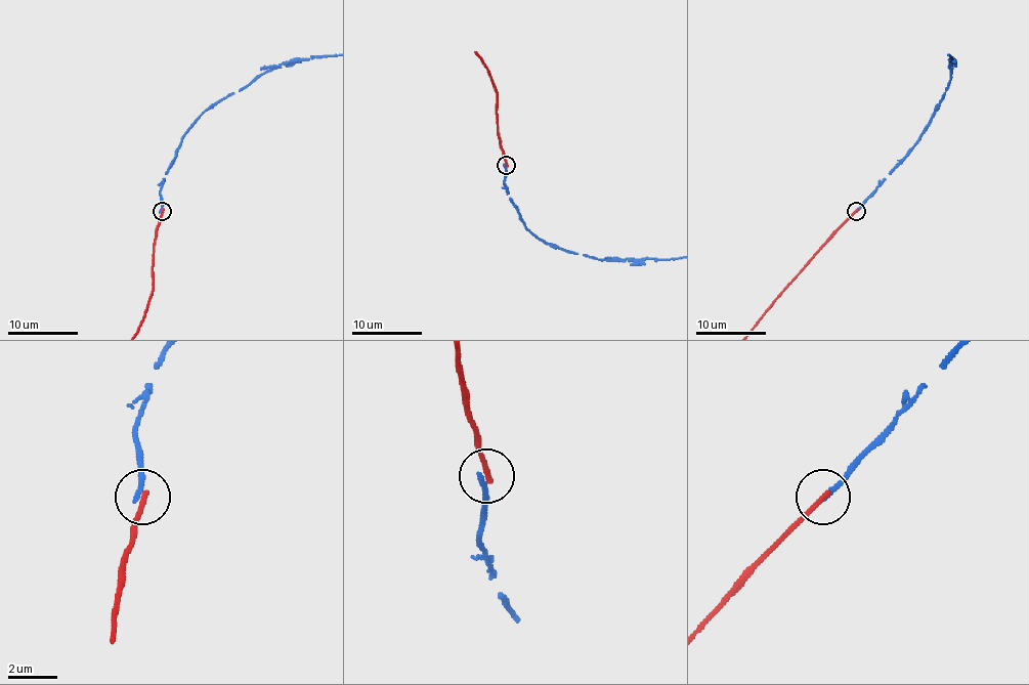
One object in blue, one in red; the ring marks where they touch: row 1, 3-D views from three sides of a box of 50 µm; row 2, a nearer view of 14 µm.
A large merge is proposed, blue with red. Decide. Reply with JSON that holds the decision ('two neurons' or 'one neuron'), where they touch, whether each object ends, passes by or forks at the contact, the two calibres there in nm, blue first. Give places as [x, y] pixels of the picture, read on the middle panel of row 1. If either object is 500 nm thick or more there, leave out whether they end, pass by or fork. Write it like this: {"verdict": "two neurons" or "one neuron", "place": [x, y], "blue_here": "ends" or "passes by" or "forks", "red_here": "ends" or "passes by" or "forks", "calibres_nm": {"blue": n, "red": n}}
{"verdict": "two neurons", "place": [506, 165], "blue_here": "ends", "red_here": "ends", "calibres_nm": {"blue": 200, "red": 220}}

